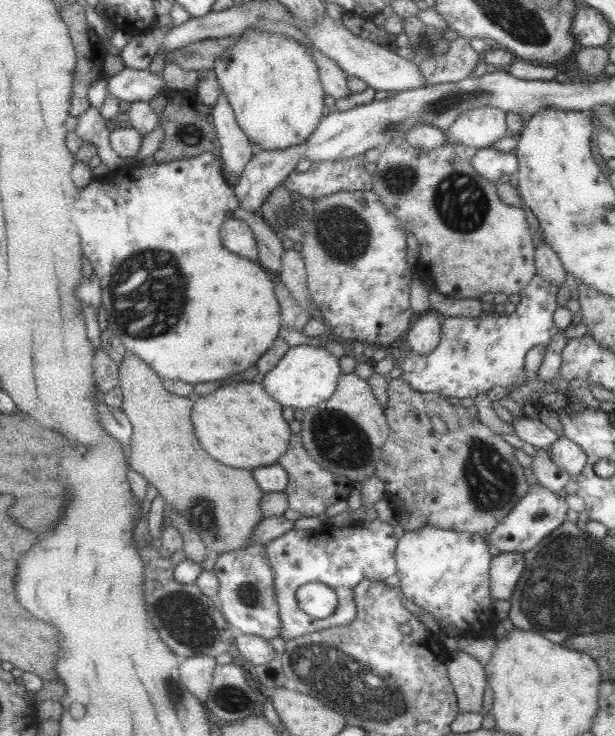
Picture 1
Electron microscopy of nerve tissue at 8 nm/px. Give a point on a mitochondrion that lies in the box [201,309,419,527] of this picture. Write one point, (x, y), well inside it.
(340, 443)

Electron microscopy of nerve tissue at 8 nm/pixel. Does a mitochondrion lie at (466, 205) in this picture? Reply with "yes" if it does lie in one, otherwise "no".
yes

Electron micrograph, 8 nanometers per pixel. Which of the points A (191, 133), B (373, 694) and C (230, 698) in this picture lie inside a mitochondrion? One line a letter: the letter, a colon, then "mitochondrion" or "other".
A: mitochondrion
B: mitochondrion
C: mitochondrion

